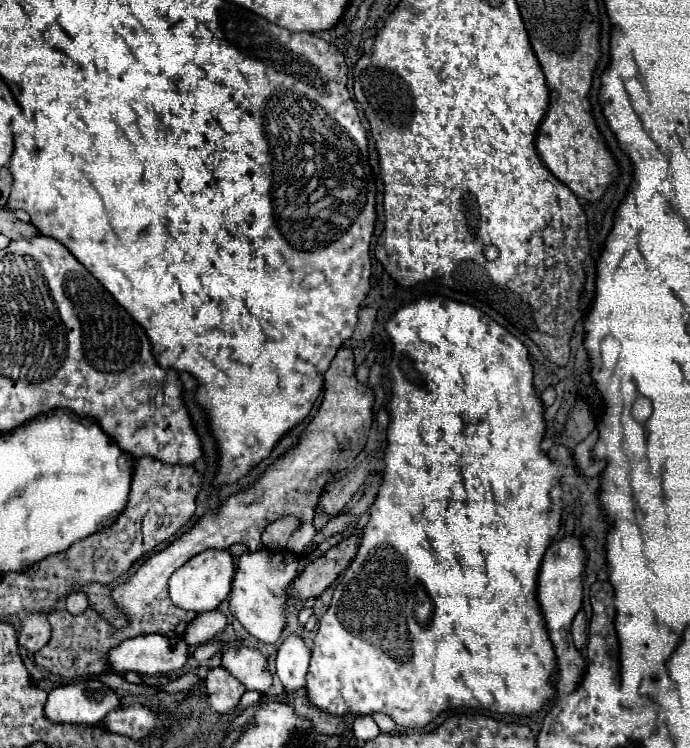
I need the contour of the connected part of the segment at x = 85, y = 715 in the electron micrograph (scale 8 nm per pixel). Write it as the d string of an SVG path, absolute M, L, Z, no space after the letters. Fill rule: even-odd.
M78 680L54 688L44 704L44 714L58 724L98 724L118 704L116 692L100 680Z

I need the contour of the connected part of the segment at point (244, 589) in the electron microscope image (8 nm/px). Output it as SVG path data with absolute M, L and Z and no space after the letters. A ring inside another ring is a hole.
M266 548L258 552L244 552L238 560L234 584L232 584L232 598L230 610L240 620L240 624L260 642L276 644L280 634L286 626L288 614L288 586L298 576L298 560L290 550L270 552Z

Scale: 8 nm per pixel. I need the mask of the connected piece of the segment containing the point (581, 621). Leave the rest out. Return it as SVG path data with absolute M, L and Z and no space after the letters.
M580 610L572 622L572 636L574 636L574 644L576 648L584 648L586 640L588 640L588 620L586 620L586 612Z

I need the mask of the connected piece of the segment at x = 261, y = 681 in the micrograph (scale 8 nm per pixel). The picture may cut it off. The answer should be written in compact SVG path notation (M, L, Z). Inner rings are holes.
M246 646L228 648L222 656L222 666L232 672L248 690L266 694L272 686L268 658L260 650Z

